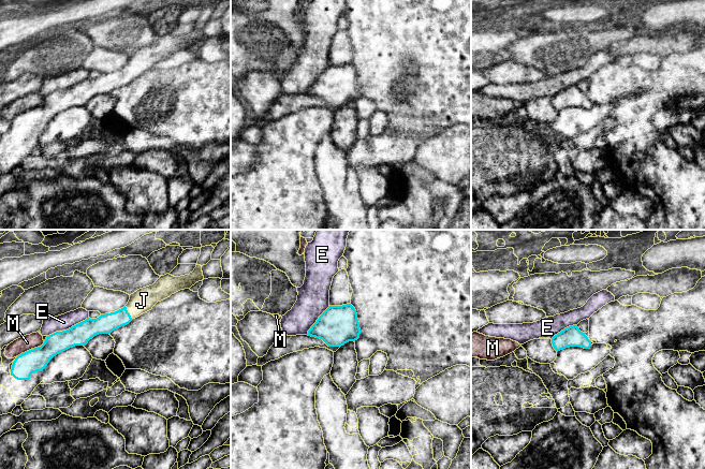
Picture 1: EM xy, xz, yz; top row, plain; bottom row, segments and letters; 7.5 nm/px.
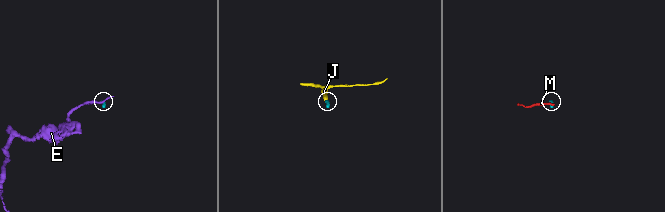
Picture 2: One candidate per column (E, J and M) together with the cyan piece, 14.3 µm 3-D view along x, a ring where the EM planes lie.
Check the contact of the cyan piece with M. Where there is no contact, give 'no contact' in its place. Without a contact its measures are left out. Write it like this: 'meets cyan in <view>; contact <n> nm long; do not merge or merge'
meets cyan in xy; contact 120 nm long; do not merge

